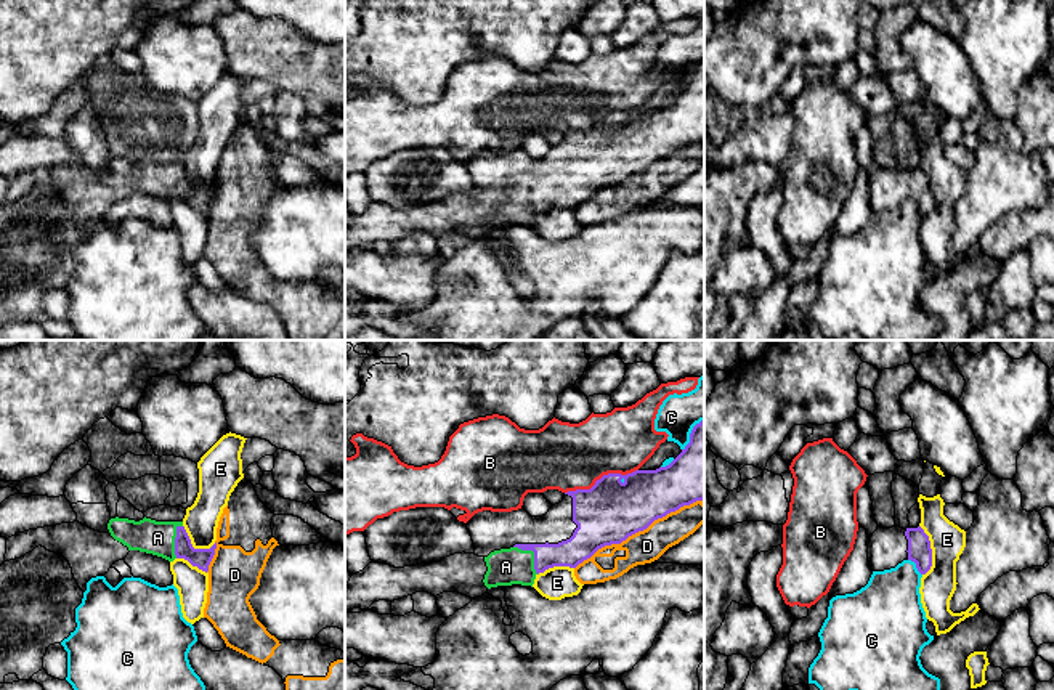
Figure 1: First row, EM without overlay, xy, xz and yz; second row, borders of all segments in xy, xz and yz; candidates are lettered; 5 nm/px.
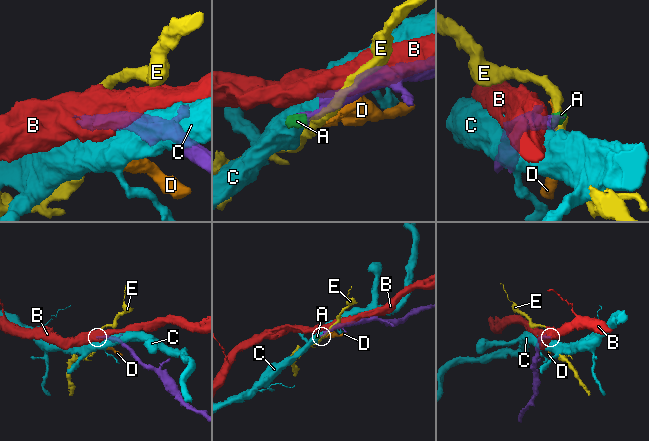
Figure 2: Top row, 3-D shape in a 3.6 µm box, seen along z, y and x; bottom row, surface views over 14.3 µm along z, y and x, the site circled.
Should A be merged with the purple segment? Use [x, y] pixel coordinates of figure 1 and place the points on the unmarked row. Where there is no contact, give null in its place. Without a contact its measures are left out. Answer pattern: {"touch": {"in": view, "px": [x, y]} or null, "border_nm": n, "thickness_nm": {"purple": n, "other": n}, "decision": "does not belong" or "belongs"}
{"touch": {"in": "xz", "px": [535, 194]}, "border_nm": 190, "thickness_nm": {"purple": 150, "other": 190}, "decision": "belongs"}

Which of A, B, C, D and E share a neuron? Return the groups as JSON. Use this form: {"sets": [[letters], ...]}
{"sets": [["A"], ["B"], ["C"], ["D"], ["E"]]}

